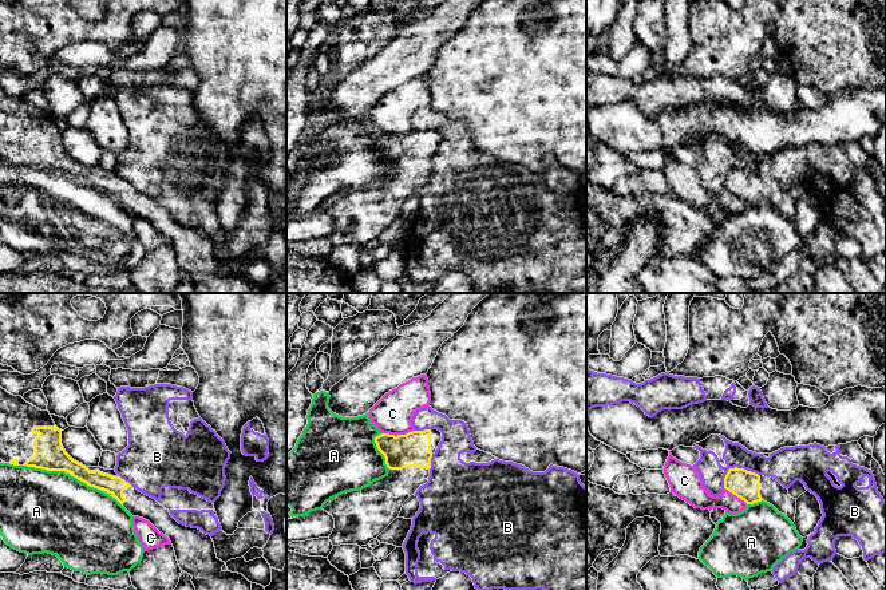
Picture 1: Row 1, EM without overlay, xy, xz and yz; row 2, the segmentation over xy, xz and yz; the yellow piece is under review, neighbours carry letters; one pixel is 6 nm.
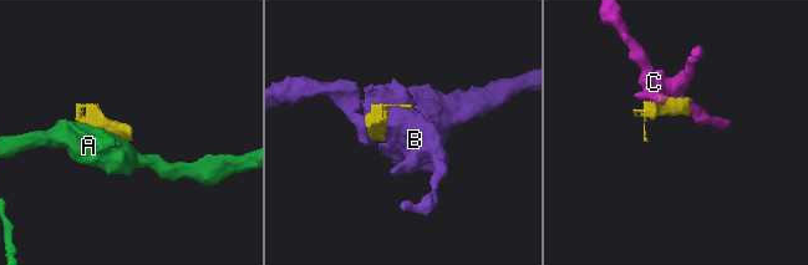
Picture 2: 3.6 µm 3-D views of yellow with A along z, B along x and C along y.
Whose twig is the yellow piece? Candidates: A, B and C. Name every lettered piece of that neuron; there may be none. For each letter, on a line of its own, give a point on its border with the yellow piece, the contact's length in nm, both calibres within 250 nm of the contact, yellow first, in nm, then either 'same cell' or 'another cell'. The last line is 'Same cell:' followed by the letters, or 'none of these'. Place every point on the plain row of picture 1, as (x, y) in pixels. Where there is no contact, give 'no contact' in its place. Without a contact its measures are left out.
A: contact xy (43, 169); length 260 nm; calibres 180 and 480 nm; another cell
B: contact yz (735, 167); length 240 nm; calibres 170 and 150 nm; another cell
C: contact xz (398, 135); length 190 nm; calibres 200 and 240 nm; another cell
Same cell: none of these

